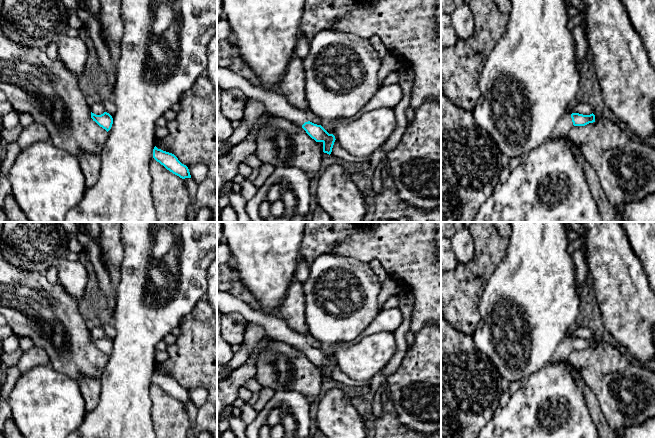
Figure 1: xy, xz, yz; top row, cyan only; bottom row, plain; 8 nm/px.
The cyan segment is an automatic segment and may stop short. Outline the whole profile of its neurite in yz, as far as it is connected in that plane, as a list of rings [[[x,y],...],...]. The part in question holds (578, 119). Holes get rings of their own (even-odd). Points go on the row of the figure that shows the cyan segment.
[[[572,113],[571,118],[574,126],[585,126],[589,123],[595,122],[595,115],[593,113],[590,115]]]

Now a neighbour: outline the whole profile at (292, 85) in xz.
[[[294,54],[279,83],[282,94],[295,108],[309,112],[306,100],[303,60]]]

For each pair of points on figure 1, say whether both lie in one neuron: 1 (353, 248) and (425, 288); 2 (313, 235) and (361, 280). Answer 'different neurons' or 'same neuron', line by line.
1: same neuron
2: different neurons

